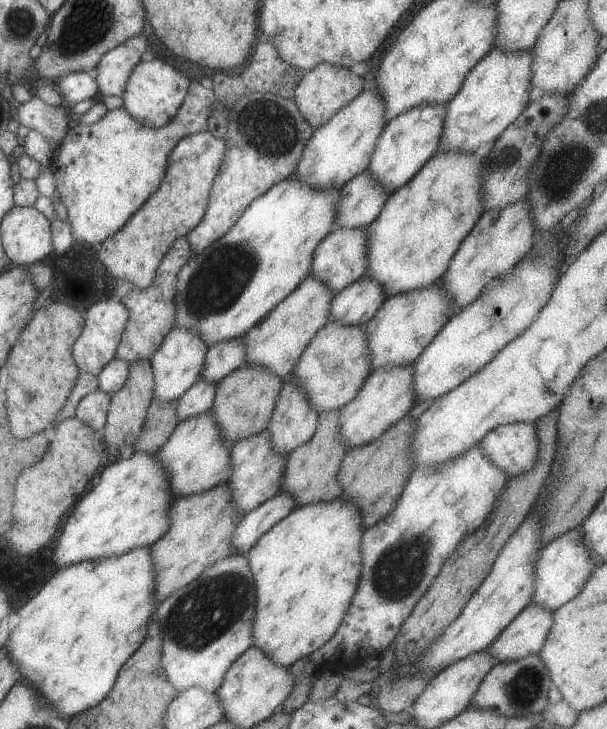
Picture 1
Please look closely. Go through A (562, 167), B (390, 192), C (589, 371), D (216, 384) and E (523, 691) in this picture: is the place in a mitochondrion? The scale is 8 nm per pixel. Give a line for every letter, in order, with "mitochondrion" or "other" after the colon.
A: mitochondrion
B: other
C: other
D: other
E: mitochondrion

